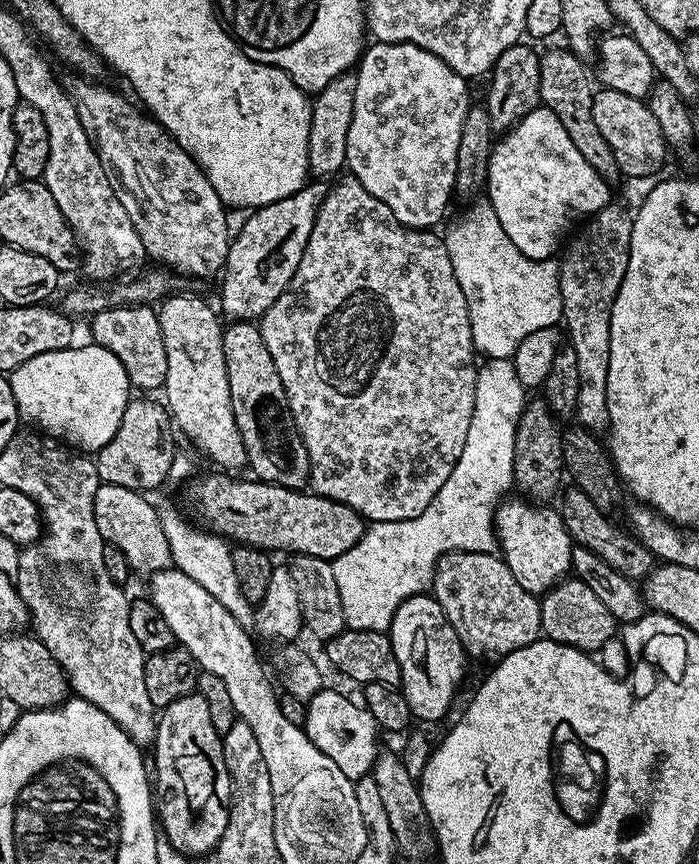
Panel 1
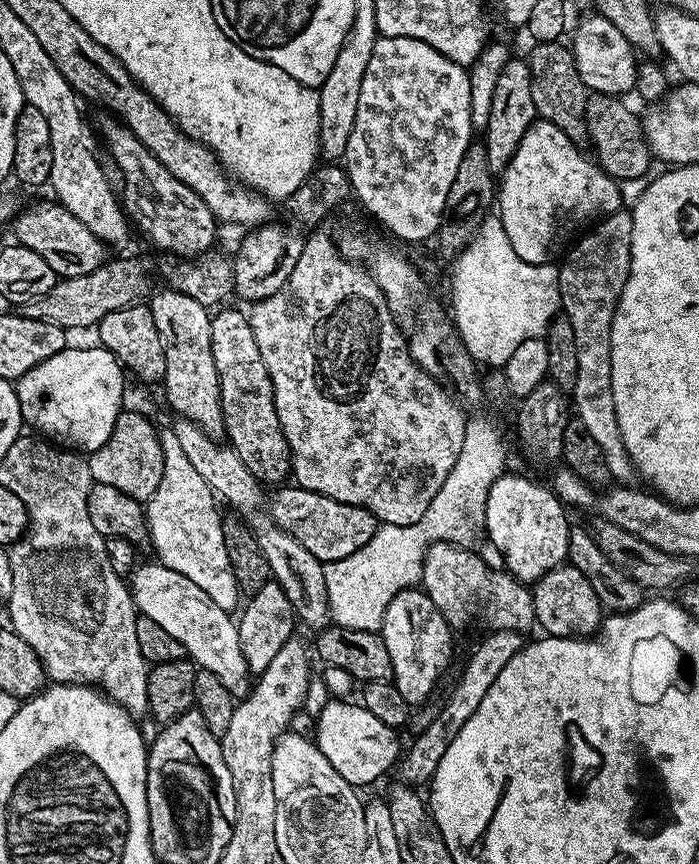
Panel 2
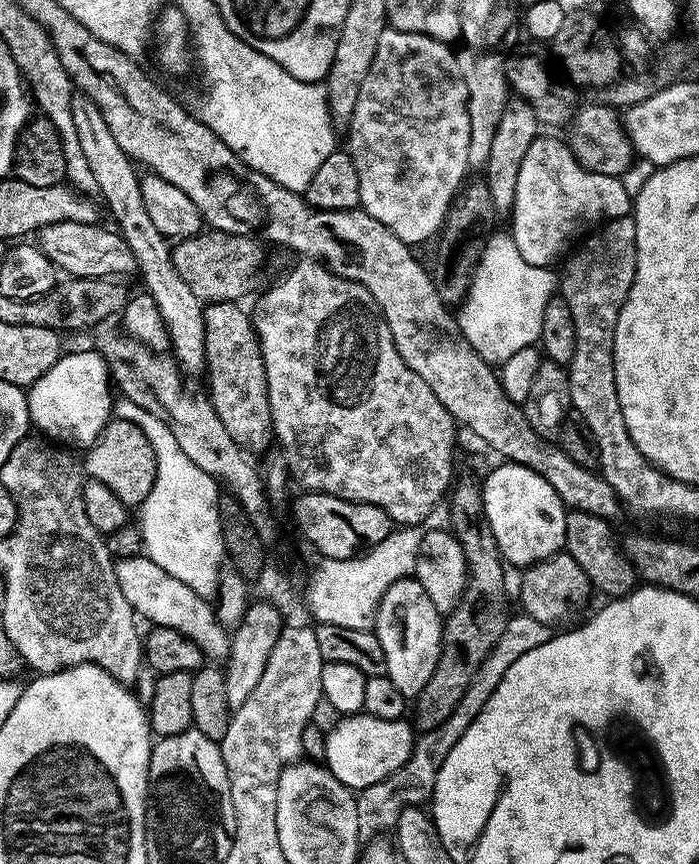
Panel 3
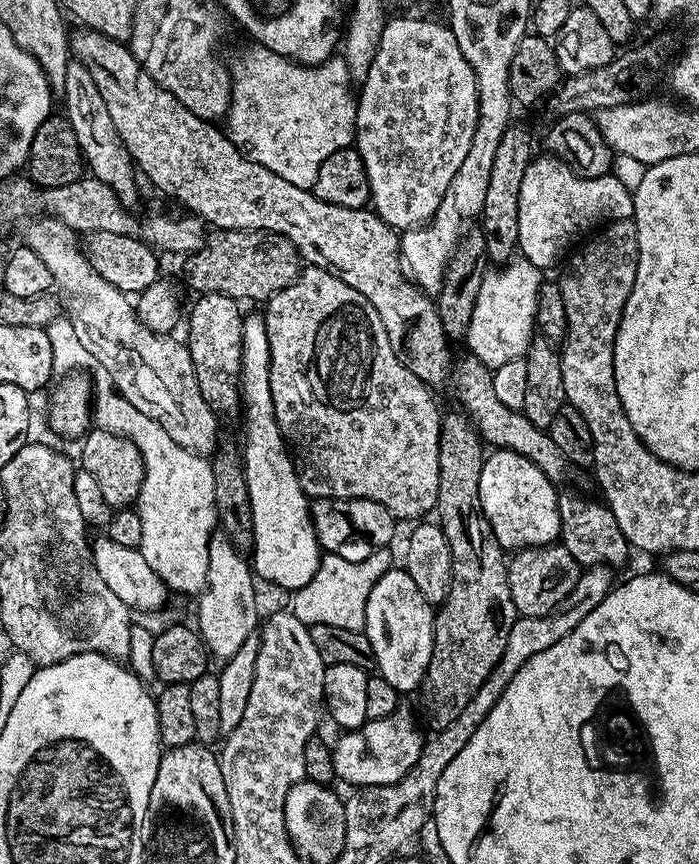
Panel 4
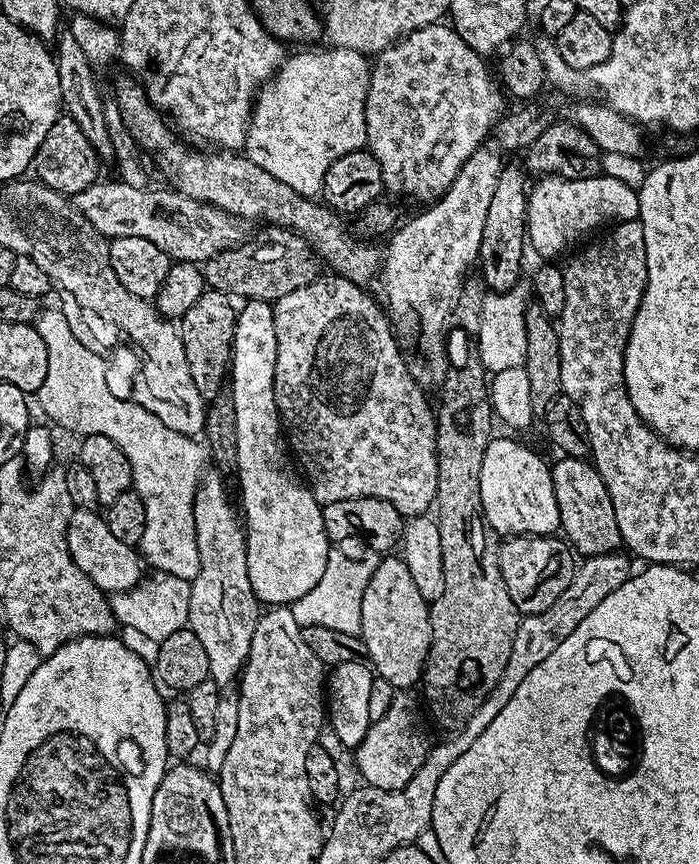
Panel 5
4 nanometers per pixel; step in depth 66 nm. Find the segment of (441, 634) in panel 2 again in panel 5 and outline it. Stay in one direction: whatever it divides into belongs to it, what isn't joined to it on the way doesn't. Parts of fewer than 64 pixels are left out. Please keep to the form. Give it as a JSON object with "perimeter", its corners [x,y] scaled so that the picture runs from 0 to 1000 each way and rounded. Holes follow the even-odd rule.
{"perimeter":[[[555,641],[545,648],[549,649],[534,656],[532,668],[524,678],[524,688],[518,688],[515,735],[521,737],[521,747],[526,753],[525,763],[536,781],[552,785],[552,789],[558,789],[569,799],[584,799],[599,793],[607,781],[607,767],[618,742],[612,714],[615,699],[604,692],[604,688],[598,688],[598,678],[592,678],[592,669],[587,669],[587,660],[581,660],[581,650],[577,646],[567,641]]]}

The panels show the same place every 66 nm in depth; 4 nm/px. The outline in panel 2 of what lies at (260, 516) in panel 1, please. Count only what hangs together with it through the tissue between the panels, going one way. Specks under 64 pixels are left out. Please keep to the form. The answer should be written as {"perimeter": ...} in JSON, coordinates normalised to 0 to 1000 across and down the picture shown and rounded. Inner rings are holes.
{"perimeter":[[[428,563],[416,564],[402,564],[402,569],[391,579],[388,575],[386,596],[399,611],[426,623],[426,627],[432,627],[432,632],[438,632],[438,637],[443,637],[449,646],[459,650],[488,648],[506,641],[506,637],[518,637],[518,632],[524,632],[524,627],[535,623],[541,603],[529,590],[466,576]]]}

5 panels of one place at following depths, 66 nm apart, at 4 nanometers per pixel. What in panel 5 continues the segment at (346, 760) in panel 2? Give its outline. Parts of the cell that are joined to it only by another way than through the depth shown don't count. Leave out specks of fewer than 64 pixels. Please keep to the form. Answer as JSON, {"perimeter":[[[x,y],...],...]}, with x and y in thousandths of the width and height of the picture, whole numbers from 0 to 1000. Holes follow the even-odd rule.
{"perimeter":[[[568,800],[564,813],[558,813],[558,822],[546,831],[531,834],[524,845],[524,854],[506,867],[509,889],[522,909],[541,914],[569,914],[598,896],[598,887],[609,882],[609,873],[615,865],[612,843],[607,839],[609,824],[604,810],[594,800]]]}

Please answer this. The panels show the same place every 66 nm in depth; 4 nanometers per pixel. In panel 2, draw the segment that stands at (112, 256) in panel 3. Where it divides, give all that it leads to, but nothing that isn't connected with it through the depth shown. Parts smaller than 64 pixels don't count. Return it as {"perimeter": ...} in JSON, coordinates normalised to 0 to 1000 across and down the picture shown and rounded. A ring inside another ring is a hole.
{"perimeter":[[[84,234],[73,235],[46,236],[36,245],[34,242],[24,244],[14,259],[23,272],[19,273],[21,281],[49,289],[49,294],[60,294],[72,313],[77,313],[86,322],[112,322],[140,313],[152,304],[149,279],[129,271],[129,266],[123,266],[123,262],[117,262],[117,257],[112,257],[112,252],[106,252],[106,248],[100,248],[100,243],[90,241]]]}

